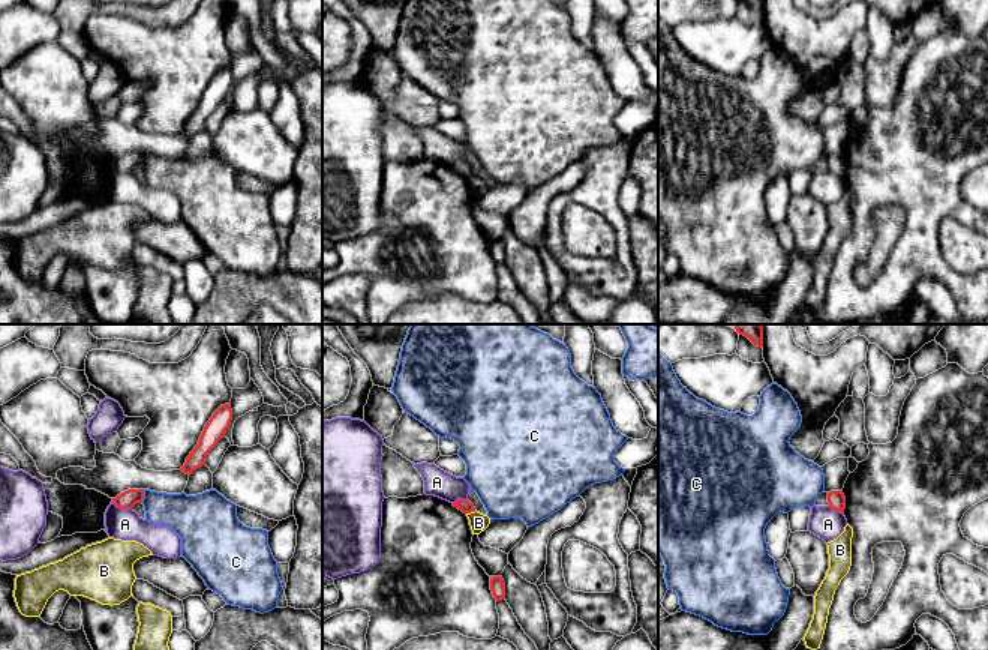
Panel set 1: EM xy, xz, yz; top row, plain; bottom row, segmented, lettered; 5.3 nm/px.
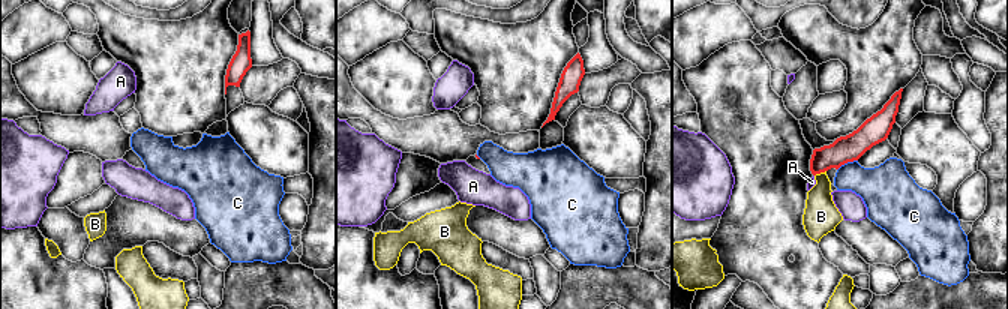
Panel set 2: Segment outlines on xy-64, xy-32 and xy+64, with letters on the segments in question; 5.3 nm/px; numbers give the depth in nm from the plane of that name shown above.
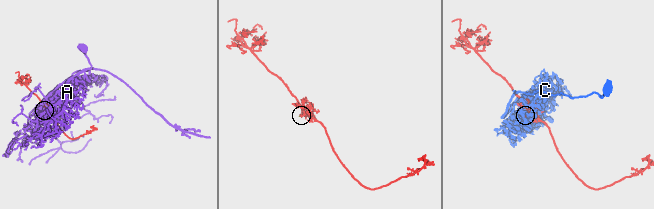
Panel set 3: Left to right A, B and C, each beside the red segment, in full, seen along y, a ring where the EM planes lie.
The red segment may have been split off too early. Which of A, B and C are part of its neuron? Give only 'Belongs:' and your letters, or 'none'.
Belongs: none

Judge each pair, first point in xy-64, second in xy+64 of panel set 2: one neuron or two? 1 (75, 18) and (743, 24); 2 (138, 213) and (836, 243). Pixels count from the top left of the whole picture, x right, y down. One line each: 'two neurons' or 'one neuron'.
1: two neurons
2: two neurons

